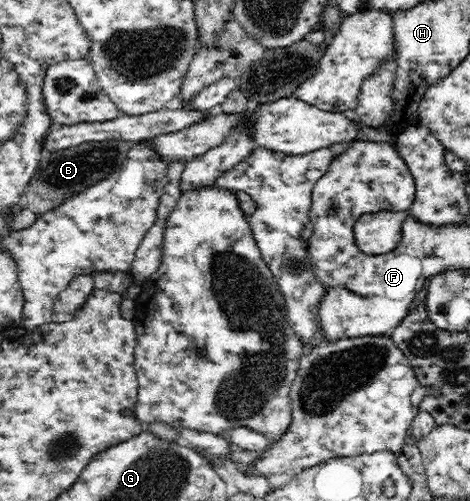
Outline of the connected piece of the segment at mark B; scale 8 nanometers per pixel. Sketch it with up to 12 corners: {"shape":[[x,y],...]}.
{"shape":[[132,143],[45,148],[22,206],[42,214],[115,173]]}

